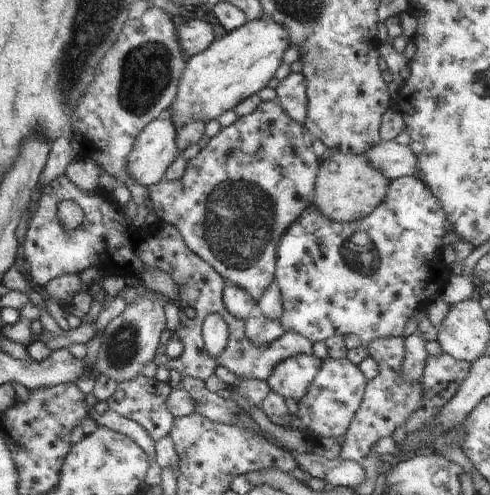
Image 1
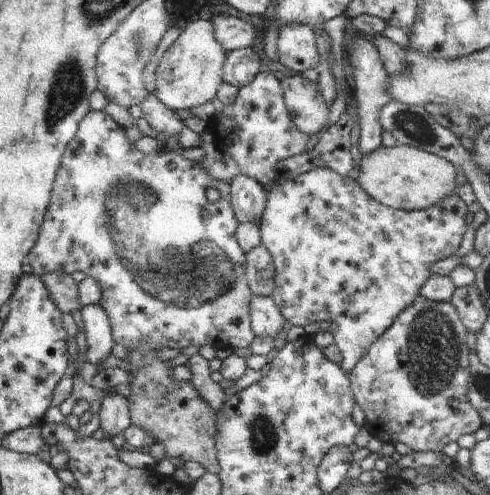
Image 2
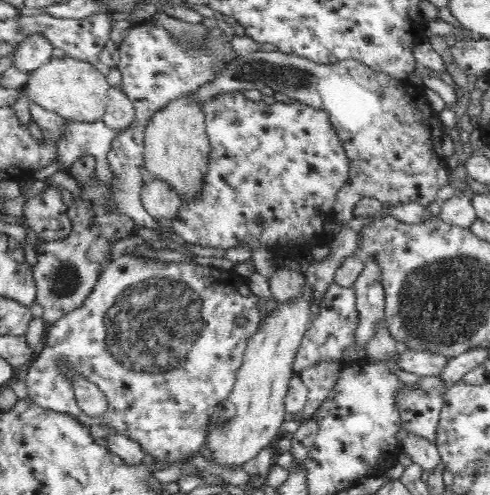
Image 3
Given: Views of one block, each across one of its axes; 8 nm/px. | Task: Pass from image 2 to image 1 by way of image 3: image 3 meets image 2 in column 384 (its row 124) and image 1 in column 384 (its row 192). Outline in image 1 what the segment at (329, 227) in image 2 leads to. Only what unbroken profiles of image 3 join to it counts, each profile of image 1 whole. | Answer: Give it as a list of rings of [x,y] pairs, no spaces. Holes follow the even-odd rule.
[[[403,176],[403,178],[397,178],[397,180],[391,180],[389,182],[389,190],[387,190],[387,196],[385,200],[369,214],[365,216],[363,220],[357,220],[357,222],[349,222],[349,224],[339,224],[339,222],[333,222],[329,220],[325,214],[321,214],[315,206],[311,206],[301,218],[297,224],[293,224],[289,230],[287,230],[287,236],[283,236],[281,240],[281,248],[279,248],[279,270],[277,270],[277,284],[281,288],[281,294],[283,294],[283,304],[285,304],[285,314],[281,318],[283,322],[283,330],[285,332],[295,332],[295,334],[301,334],[303,338],[307,338],[309,342],[325,342],[325,340],[331,340],[331,338],[343,338],[347,334],[355,334],[359,338],[359,346],[363,350],[369,348],[371,342],[375,340],[381,340],[381,338],[403,338],[403,328],[405,328],[405,322],[409,320],[409,316],[413,312],[421,312],[427,308],[427,304],[435,302],[439,296],[441,296],[441,290],[445,288],[447,280],[451,278],[451,266],[447,266],[441,258],[441,238],[451,232],[451,226],[447,224],[445,220],[445,214],[443,214],[443,208],[439,208],[439,200],[429,192],[429,188],[417,180],[415,176]]]

